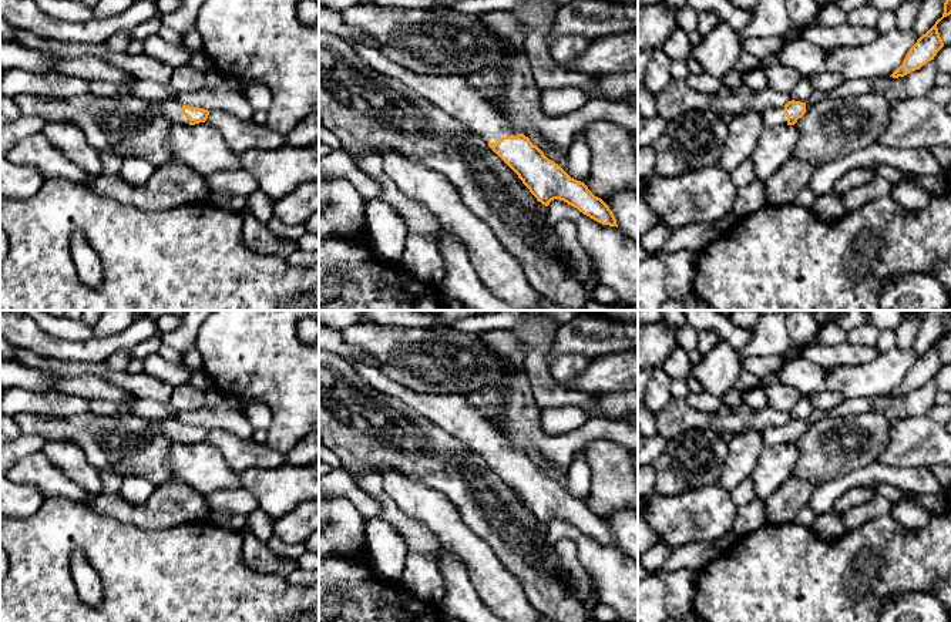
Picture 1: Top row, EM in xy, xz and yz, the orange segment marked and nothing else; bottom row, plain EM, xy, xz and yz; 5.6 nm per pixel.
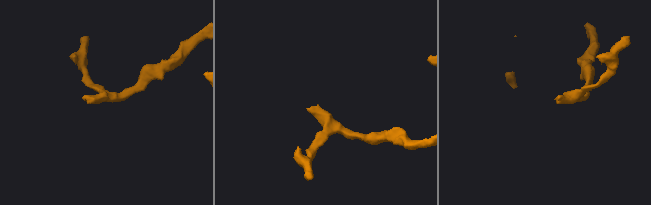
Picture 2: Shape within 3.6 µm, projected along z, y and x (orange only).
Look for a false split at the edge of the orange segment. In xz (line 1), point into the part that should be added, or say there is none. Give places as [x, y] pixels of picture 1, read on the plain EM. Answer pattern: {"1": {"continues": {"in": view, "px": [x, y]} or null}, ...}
{"1": {"continues": {"in": "xz", "px": [453, 413]}}}

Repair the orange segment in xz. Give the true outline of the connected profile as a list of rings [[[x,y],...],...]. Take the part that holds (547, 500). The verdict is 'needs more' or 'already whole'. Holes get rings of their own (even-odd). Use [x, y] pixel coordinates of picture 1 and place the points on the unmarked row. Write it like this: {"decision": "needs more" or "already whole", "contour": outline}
{"decision": "needs more", "contour": [[[354,363],[354,369],[374,390],[396,396],[481,455],[538,521],[548,525],[551,520],[559,518],[602,544],[618,547],[612,529],[601,517],[548,478],[528,455],[514,448],[463,394],[416,393],[390,380],[379,369],[359,363]]]}

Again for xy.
{"decision": "needs more", "contour": [[[168,418],[158,424],[162,427],[167,437],[172,443],[178,444],[195,444],[205,441],[211,431],[198,426],[181,424],[177,418]]]}

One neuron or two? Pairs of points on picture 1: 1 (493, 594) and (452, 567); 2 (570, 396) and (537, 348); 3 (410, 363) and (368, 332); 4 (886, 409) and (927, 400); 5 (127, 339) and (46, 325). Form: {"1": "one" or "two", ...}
{"1": "two", "2": "one", "3": "one", "4": "one", "5": "two"}

